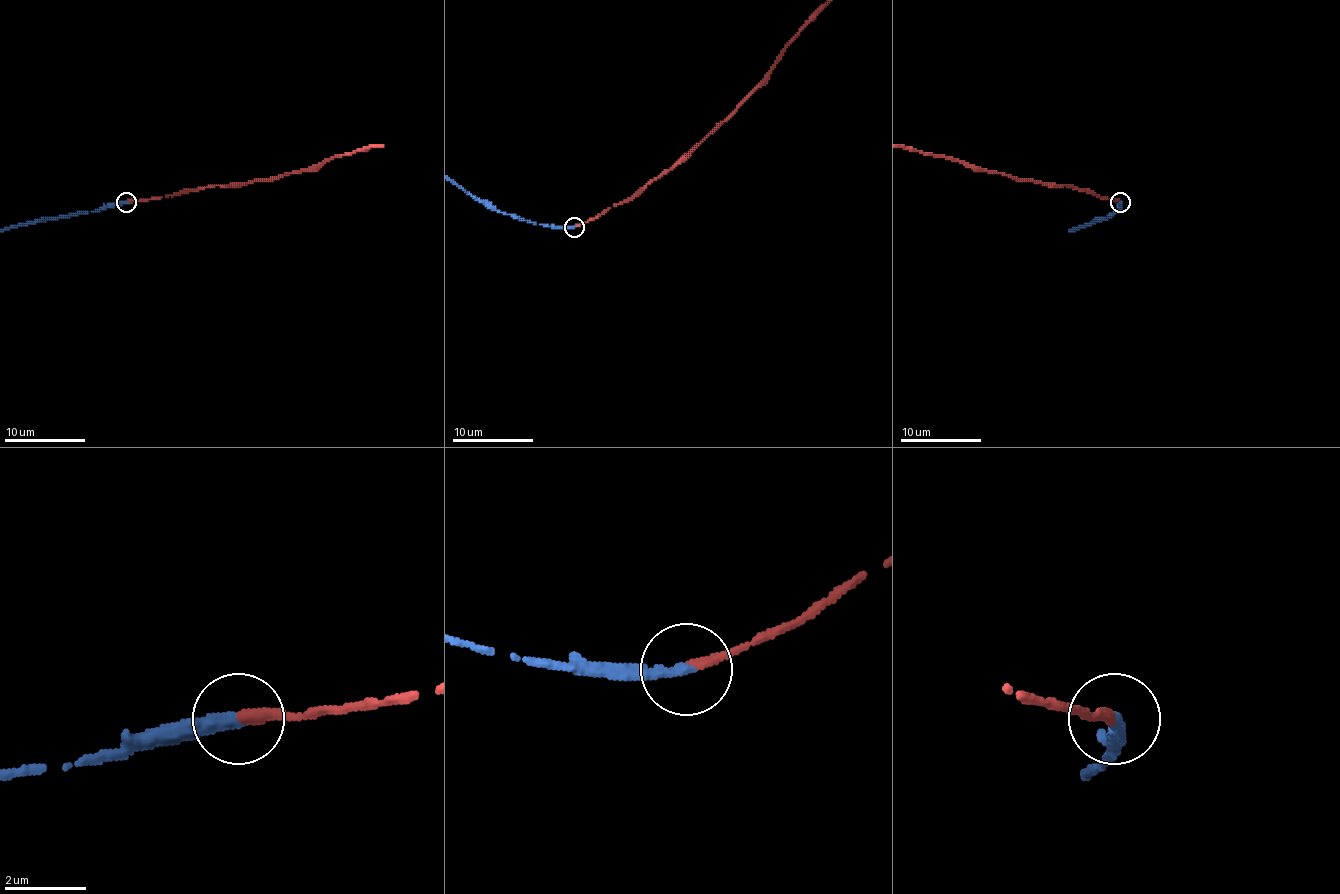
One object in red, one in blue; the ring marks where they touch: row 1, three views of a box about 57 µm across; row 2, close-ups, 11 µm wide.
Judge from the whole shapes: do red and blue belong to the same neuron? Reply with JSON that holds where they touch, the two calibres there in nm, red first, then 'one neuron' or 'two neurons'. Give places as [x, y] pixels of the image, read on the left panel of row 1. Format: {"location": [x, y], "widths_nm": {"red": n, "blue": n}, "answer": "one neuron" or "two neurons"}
{"location": [126, 202], "widths_nm": {"red": 280, "blue": 320}, "answer": "one neuron"}

